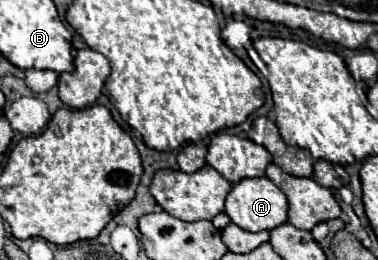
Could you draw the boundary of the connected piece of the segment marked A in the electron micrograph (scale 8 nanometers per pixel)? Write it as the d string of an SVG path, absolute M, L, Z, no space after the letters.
M254 177L254 179L242 179L240 183L232 185L232 191L226 197L226 209L224 213L242 227L244 231L270 231L286 221L288 201L284 199L284 193L268 179L268 177Z

